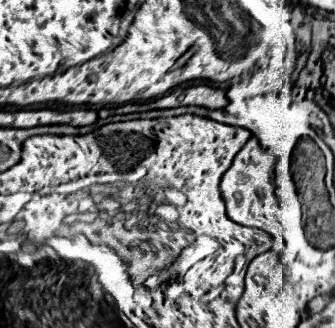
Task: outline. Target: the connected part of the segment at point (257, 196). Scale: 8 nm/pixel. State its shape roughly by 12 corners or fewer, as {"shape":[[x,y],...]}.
{"shape":[[252,137],[224,173],[228,217],[284,249],[272,155]]}

